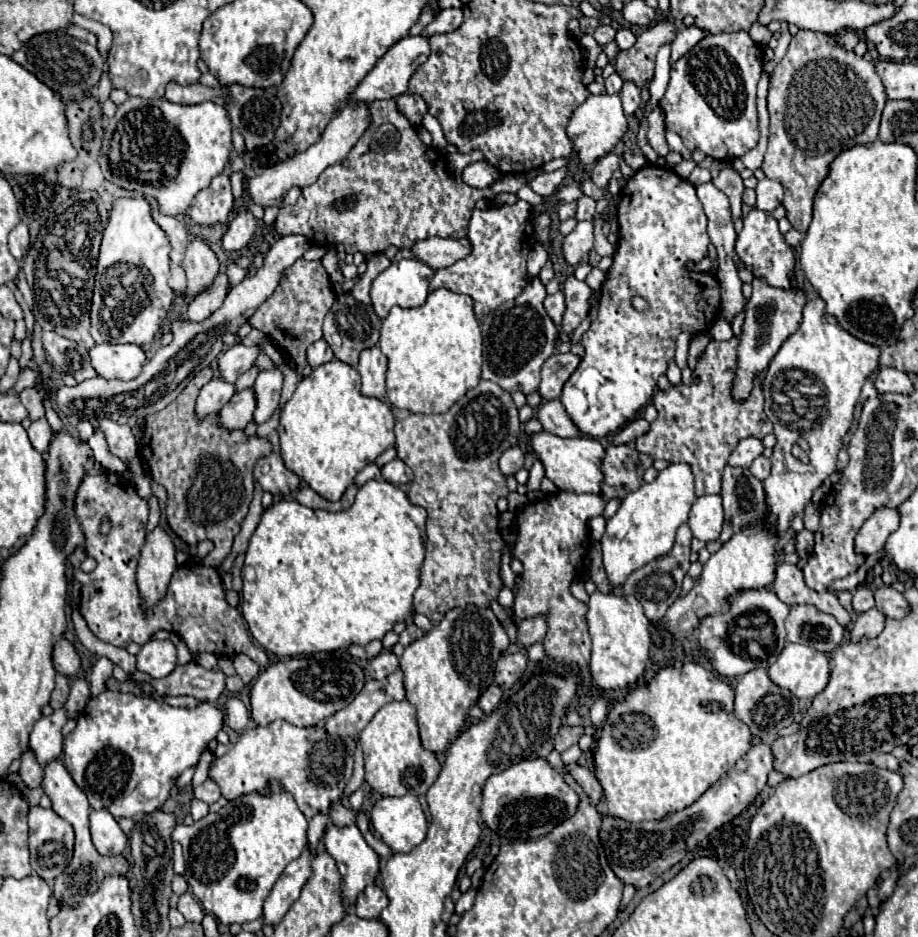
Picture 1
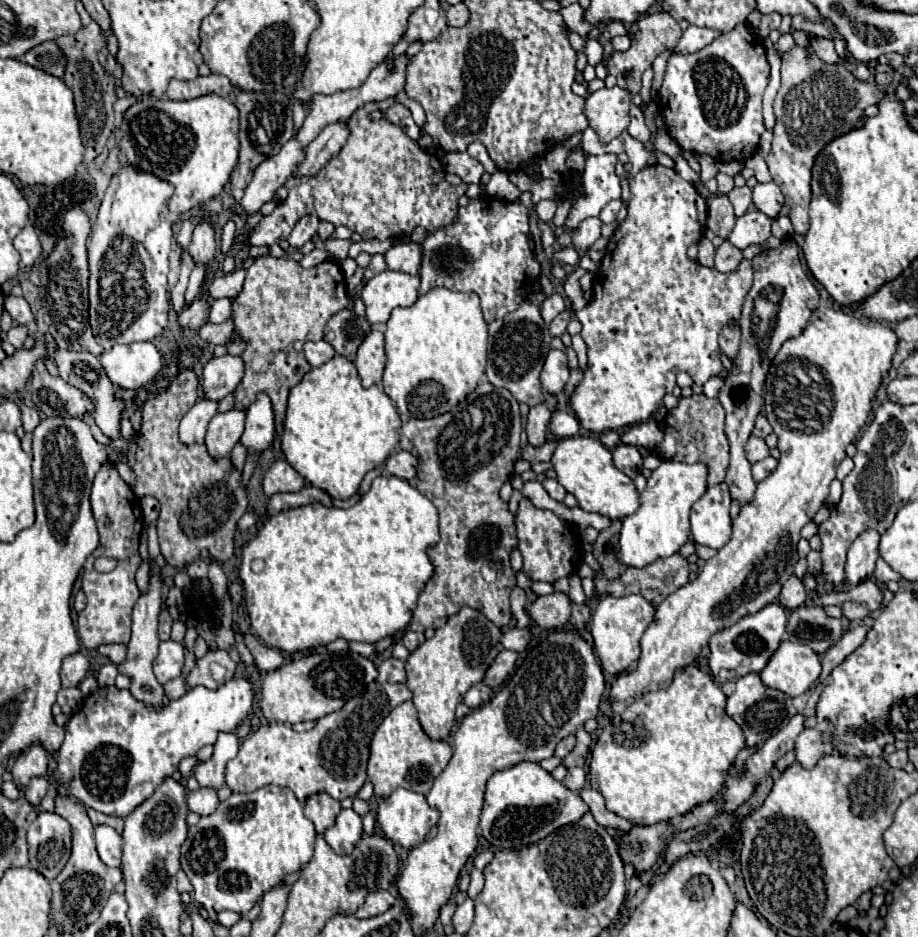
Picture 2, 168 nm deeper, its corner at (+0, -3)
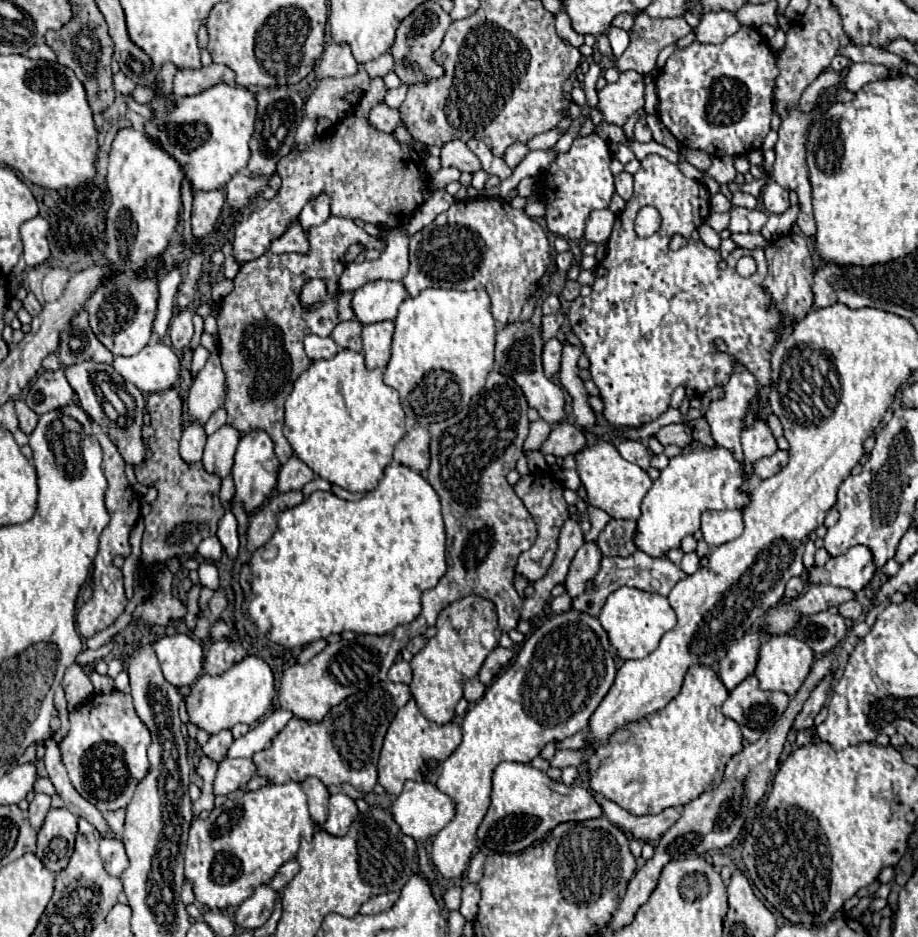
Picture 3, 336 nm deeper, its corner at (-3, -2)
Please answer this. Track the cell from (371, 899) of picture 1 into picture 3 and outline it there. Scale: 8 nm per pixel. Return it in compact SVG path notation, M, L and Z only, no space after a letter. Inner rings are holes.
M381 894L381 896L373 896L373 898L369 898L363 906L361 906L361 914L381 914L381 912L385 912L385 910L389 910L393 906L393 902L391 902L391 898L387 896L387 894Z

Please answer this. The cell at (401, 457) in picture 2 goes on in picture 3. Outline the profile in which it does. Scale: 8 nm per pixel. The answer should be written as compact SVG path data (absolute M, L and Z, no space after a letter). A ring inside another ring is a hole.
M419 426L419 428L411 428L395 446L395 454L393 458L405 466L409 466L411 470L417 472L425 472L429 468L429 430Z

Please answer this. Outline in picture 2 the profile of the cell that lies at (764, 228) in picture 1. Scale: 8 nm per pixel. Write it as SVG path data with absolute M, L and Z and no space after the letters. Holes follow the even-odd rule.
M758 209L746 211L742 217L736 219L736 227L732 229L728 241L742 251L750 245L764 245L772 235L770 227L772 219L768 215L760 213Z

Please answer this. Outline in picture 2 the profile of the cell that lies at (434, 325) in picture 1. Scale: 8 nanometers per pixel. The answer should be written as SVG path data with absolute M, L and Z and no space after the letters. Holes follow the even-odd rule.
M436 287L418 297L412 307L396 307L386 323L386 369L382 377L384 393L394 401L398 413L408 419L428 419L454 409L468 393L478 385L478 379L486 369L486 341L488 329L480 311L480 299L476 293L456 293L444 287Z

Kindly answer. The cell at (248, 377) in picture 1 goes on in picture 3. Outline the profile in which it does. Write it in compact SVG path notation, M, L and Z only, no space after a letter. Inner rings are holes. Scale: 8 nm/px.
M221 408L221 410L217 410L209 420L207 420L207 424L203 426L205 428L205 434L209 436L209 434L213 434L213 432L217 432L223 424L225 424L225 420L227 420L227 412Z

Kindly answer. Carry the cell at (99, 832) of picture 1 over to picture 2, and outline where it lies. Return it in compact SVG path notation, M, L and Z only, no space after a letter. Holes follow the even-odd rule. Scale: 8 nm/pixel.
M96 825L94 833L96 833L96 849L98 849L100 859L108 867L120 867L122 835L116 833L116 829L112 829L108 825Z

